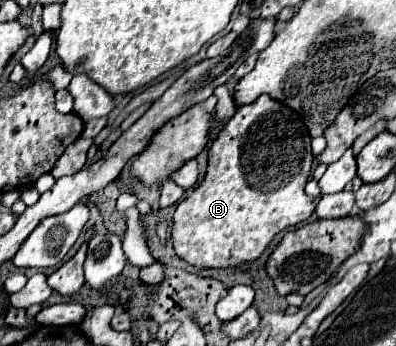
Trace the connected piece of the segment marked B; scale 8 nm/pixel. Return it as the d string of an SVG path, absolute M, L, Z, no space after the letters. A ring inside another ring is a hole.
M262 95L256 101L238 107L210 147L204 181L176 207L172 241L178 257L194 267L236 267L258 259L274 235L306 221L314 213L316 207L312 197L304 193L310 167L310 133L296 111L270 95Z

